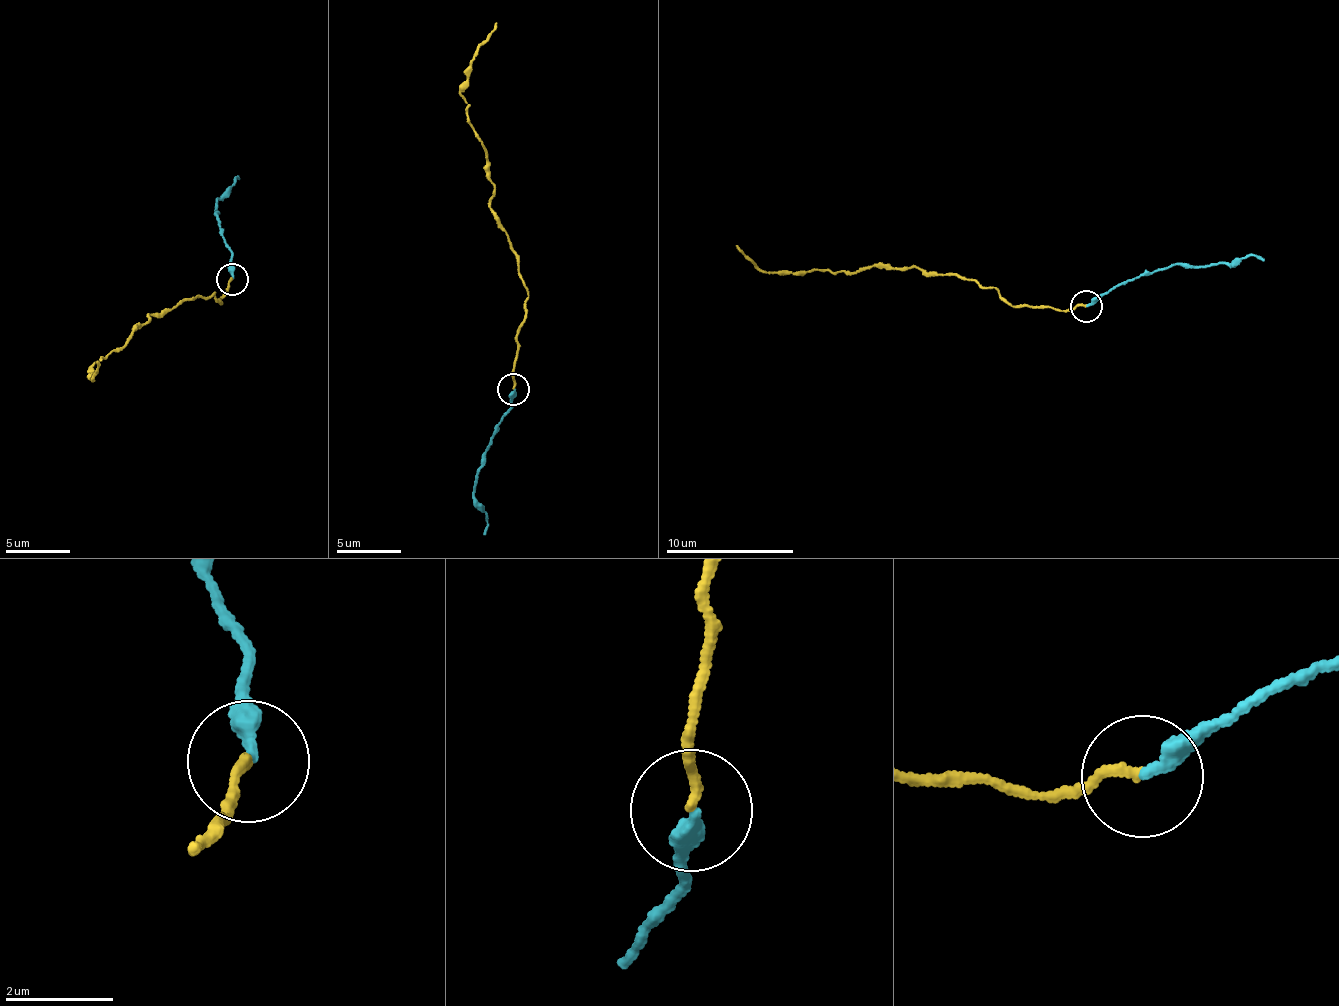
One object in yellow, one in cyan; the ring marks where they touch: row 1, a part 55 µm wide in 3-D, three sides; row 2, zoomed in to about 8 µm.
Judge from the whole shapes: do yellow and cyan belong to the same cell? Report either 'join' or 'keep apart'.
join

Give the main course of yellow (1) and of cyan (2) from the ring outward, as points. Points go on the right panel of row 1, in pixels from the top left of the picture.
1: (1087, 305), (1068, 310), (1014, 304), (1004, 301), (996, 287), (919, 269), (762, 270), (736, 245)
2: (1087, 305), (1144, 272), (1179, 264), (1209, 268), (1251, 254), (1263, 261)

